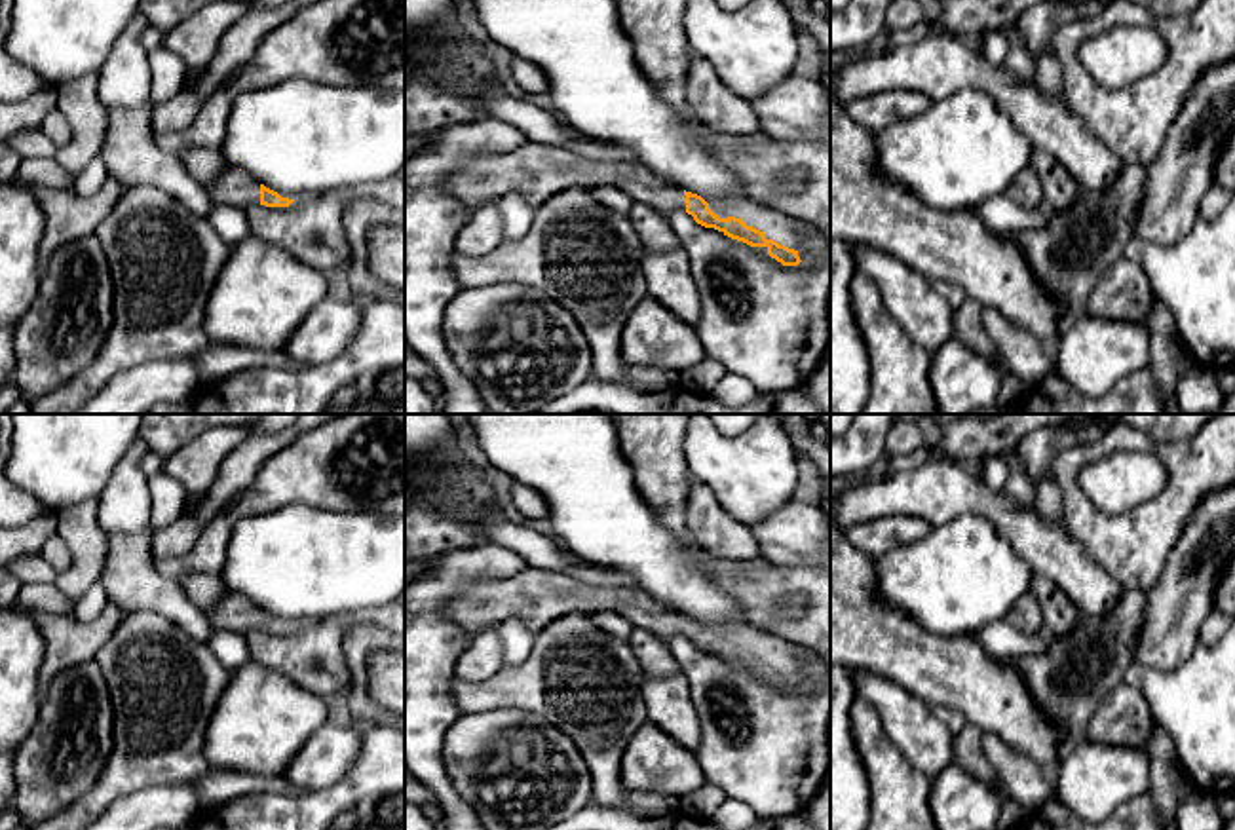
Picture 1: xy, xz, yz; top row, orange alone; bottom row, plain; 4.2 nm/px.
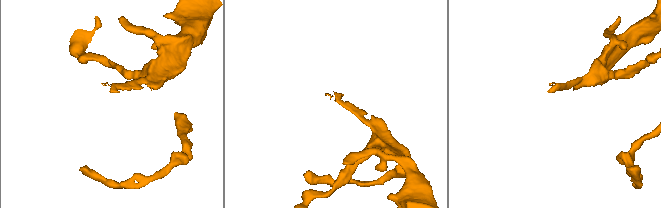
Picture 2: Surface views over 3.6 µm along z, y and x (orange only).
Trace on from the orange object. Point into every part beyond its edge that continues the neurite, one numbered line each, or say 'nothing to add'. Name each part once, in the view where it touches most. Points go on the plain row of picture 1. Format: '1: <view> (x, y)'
1: xz (536, 597)

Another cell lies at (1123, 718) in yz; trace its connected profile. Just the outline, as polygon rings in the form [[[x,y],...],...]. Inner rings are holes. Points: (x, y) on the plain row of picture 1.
[[[1123,682],[1106,695],[1104,703],[1091,716],[1085,739],[1150,752],[1155,726],[1142,693]]]

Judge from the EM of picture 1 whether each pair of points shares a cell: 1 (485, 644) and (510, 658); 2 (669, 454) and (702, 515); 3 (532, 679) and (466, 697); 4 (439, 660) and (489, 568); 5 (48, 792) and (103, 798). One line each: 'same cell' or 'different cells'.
1: different cells
2: different cells
3: same cell
4: same cell
5: different cells

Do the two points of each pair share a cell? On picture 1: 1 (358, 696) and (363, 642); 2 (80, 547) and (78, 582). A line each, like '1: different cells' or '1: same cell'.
1: same cell
2: same cell

